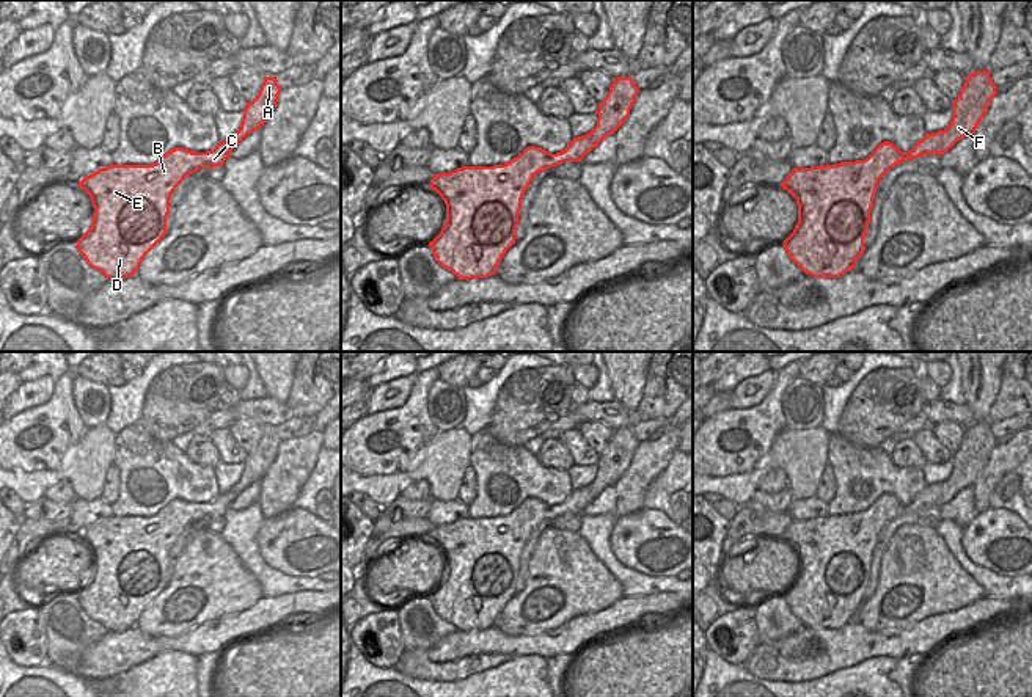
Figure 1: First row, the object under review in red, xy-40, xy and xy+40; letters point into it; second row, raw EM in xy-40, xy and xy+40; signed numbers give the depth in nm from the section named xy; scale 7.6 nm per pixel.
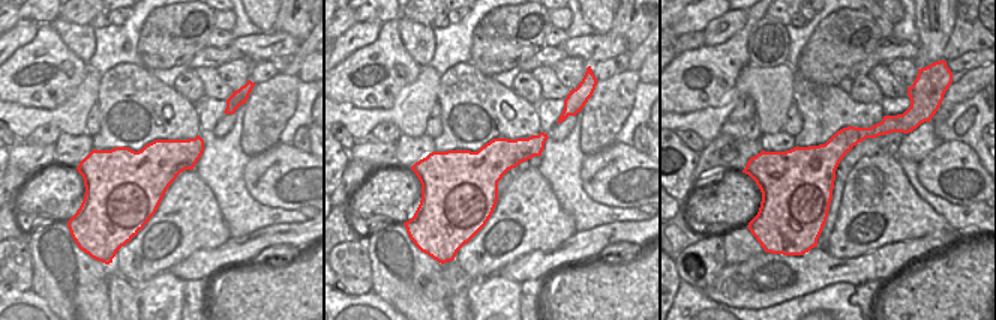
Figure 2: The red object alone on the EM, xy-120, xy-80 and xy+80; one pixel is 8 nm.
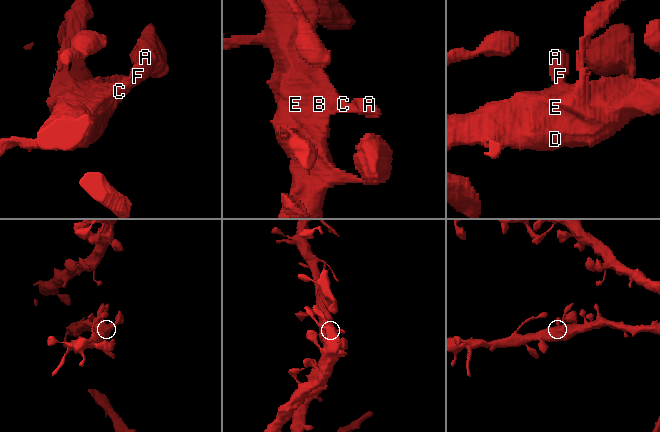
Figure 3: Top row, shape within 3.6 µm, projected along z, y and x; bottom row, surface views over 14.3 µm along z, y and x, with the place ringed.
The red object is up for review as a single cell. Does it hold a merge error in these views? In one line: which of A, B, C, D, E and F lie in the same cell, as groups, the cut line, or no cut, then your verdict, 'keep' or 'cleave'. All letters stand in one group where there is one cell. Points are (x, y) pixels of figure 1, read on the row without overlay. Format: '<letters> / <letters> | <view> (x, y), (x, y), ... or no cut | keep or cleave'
A B C D E F | no cut | keep

